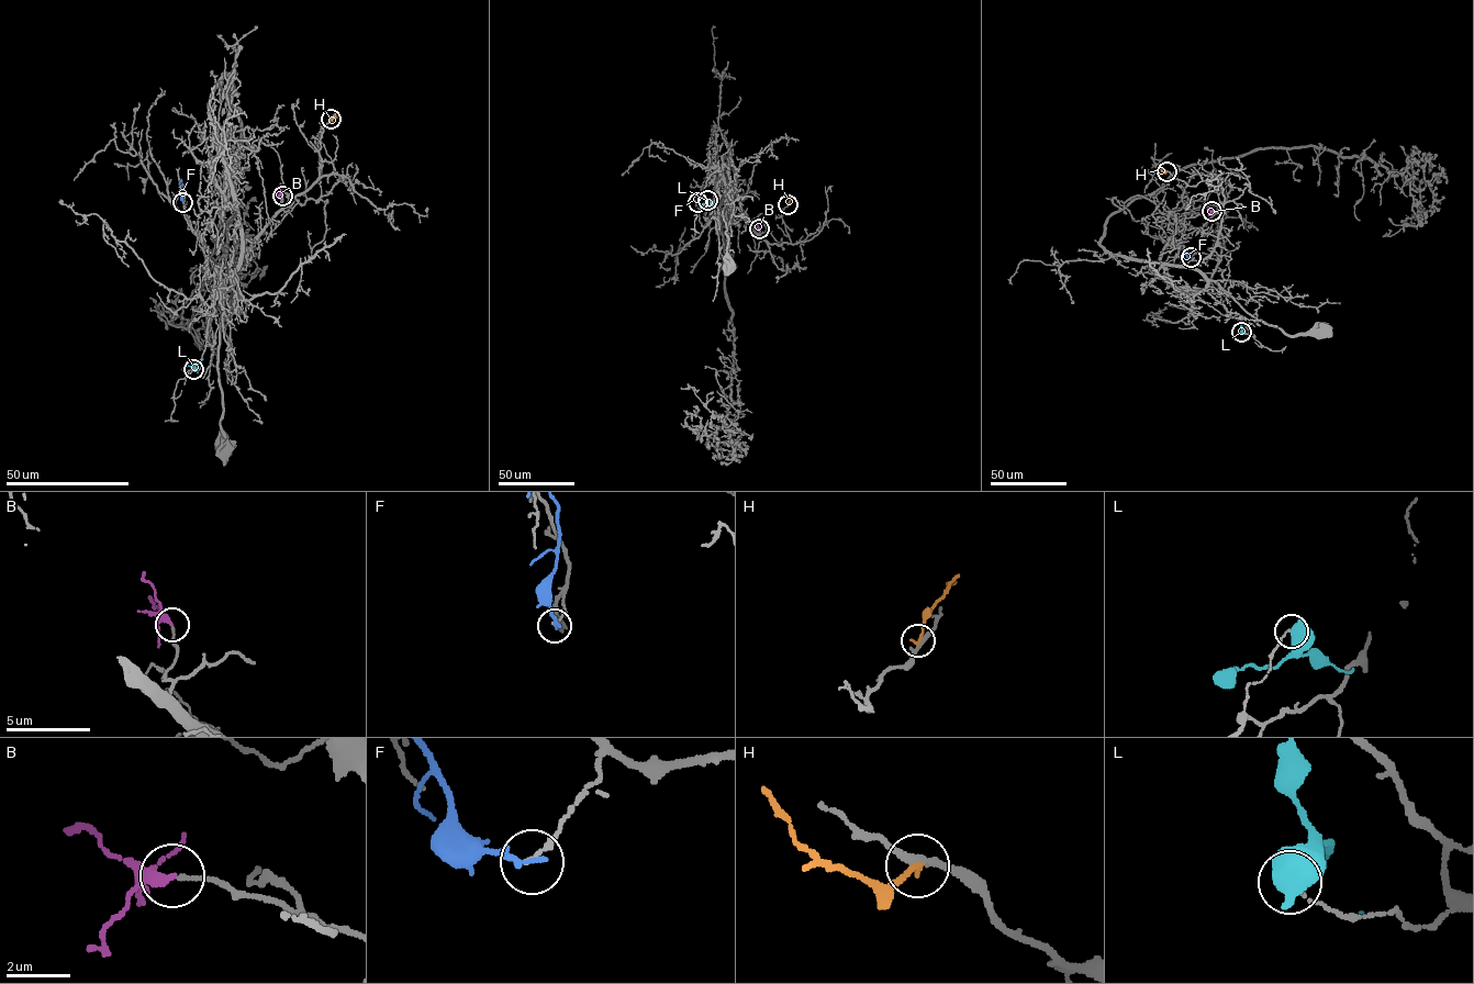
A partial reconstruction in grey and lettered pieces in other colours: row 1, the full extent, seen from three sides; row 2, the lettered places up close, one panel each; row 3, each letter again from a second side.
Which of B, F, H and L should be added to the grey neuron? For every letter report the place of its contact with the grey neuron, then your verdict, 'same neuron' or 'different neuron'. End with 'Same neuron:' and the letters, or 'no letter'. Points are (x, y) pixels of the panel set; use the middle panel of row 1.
B: meets grey at (759, 228); same neuron
F: meets grey at (698, 202); different neuron
H: meets grey at (788, 204); different neuron
L: meets grey at (707, 200); different neuron
Same neuron: B

